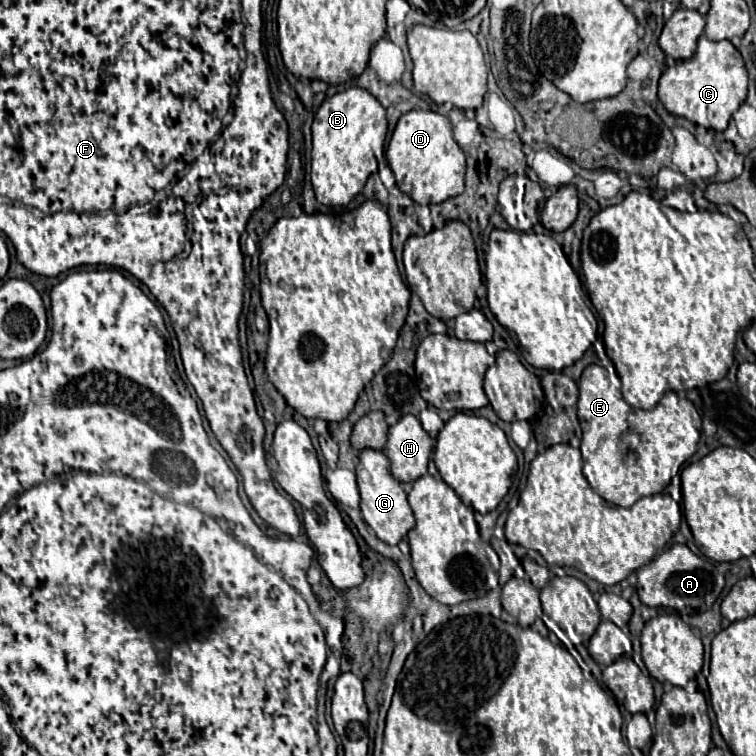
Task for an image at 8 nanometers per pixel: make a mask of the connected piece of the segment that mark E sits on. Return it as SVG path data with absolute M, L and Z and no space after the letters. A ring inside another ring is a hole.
M587 365L579 379L577 415L583 429L583 475L605 501L621 507L631 507L641 497L661 493L679 474L683 463L697 451L700 439L698 425L702 419L687 398L667 391L655 409L633 409L621 397L621 380L616 370L599 365ZM599 445L605 445L609 451L617 451L617 455L627 449L627 459L609 467L601 457L593 457L593 449Z

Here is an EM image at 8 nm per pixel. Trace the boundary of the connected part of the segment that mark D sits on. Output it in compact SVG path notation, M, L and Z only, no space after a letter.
M423 109L403 113L391 135L385 157L397 179L397 187L419 205L443 203L465 189L465 153L455 141L445 115Z

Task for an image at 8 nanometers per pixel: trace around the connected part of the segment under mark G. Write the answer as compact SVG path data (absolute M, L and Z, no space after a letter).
M367 447L359 453L357 485L359 485L359 493L361 493L363 519L375 531L375 535L389 545L397 545L401 539L405 539L407 533L415 527L415 517L407 503L407 493L403 491L401 483L389 471L389 459L383 451Z

